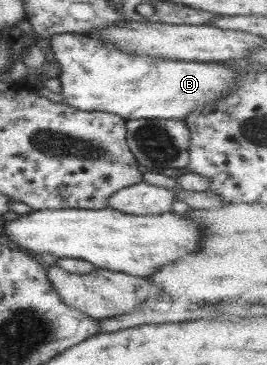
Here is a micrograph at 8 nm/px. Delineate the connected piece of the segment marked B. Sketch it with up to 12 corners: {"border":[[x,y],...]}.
{"border":[[53,34],[61,102],[184,120],[240,73]]}

